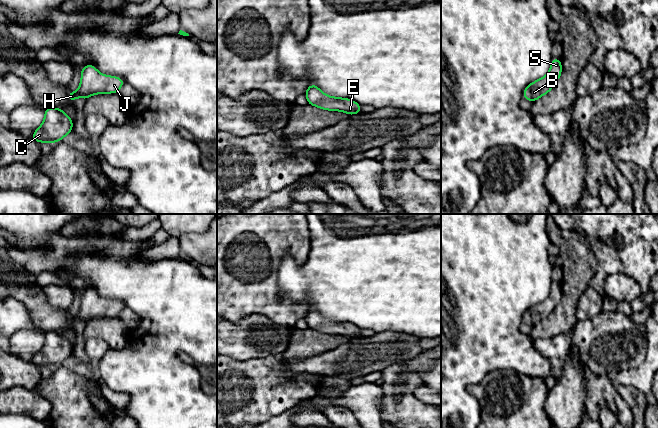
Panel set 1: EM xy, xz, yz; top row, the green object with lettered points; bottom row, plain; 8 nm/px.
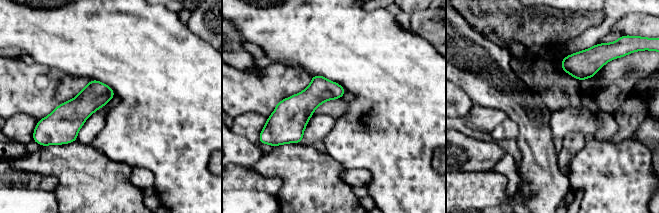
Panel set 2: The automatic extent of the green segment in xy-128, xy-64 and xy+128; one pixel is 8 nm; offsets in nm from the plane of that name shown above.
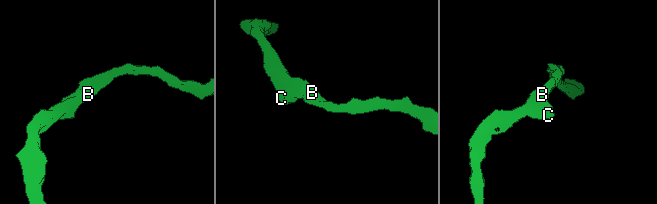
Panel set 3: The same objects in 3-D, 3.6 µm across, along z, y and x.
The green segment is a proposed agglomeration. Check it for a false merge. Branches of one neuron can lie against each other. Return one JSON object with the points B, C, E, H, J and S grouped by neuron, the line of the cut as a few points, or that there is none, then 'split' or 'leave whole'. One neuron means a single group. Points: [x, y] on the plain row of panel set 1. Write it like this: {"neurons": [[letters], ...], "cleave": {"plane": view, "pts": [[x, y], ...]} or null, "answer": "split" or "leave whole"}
{"neurons": [["B", "C", "E", "H", "J", "S"]], "cleave": null, "answer": "leave whole"}

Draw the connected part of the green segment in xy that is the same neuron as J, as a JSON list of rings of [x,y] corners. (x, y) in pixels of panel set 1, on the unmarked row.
[[[87,288],[82,291],[78,314],[76,316],[69,315],[68,323],[74,327],[77,321],[87,324],[94,318],[118,317],[124,307],[122,302],[103,299],[93,289]]]

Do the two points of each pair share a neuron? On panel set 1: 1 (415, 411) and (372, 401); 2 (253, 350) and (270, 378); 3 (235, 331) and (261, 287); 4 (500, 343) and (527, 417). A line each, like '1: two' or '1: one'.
1: two
2: two
3: two
4: two

